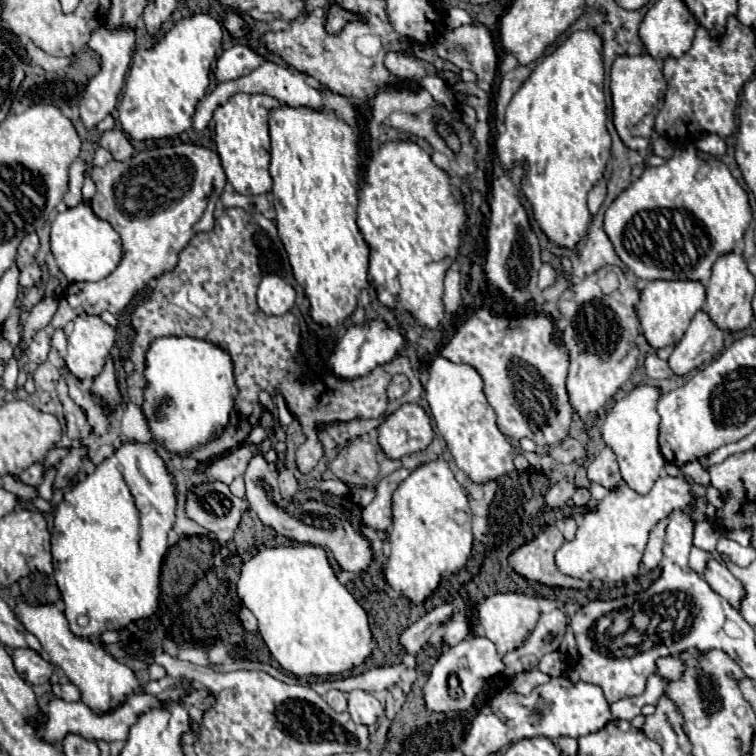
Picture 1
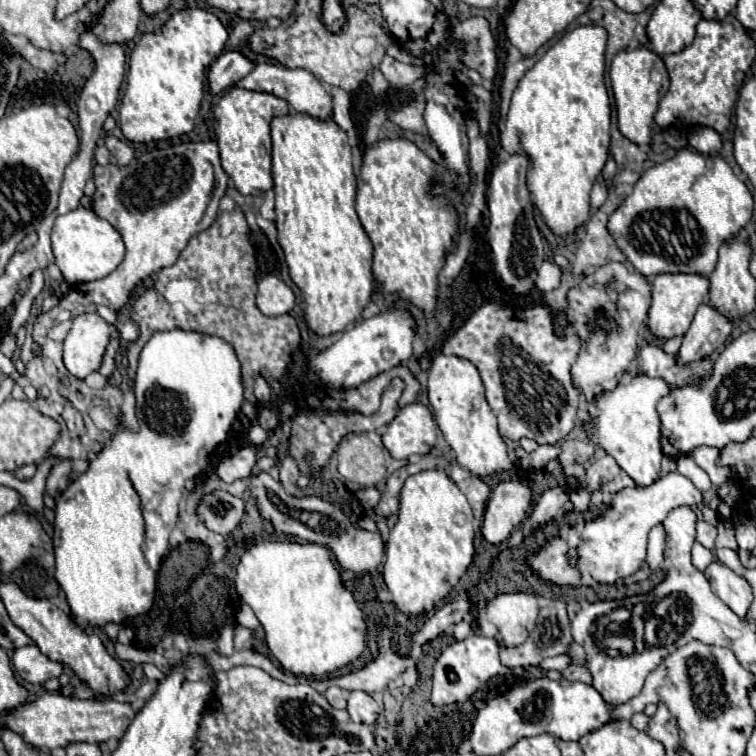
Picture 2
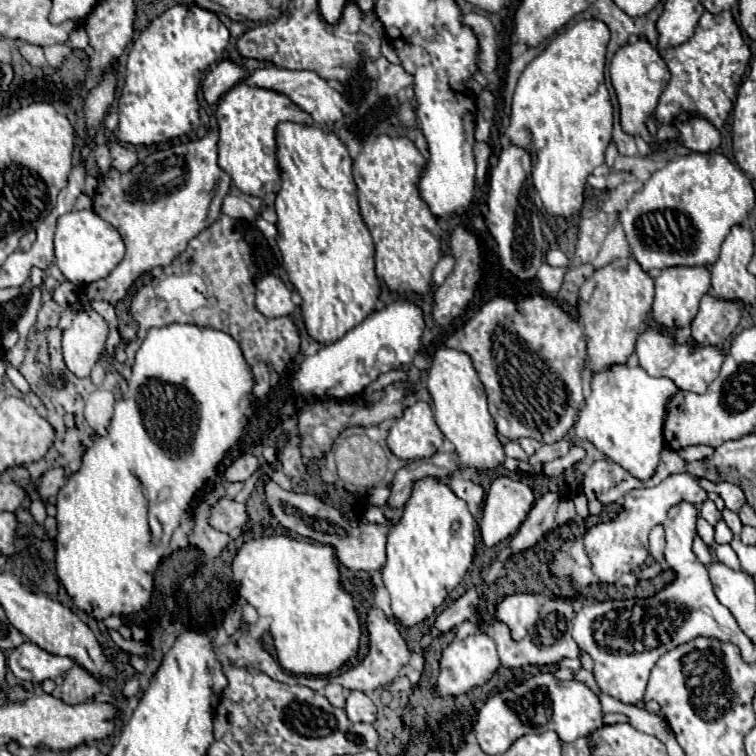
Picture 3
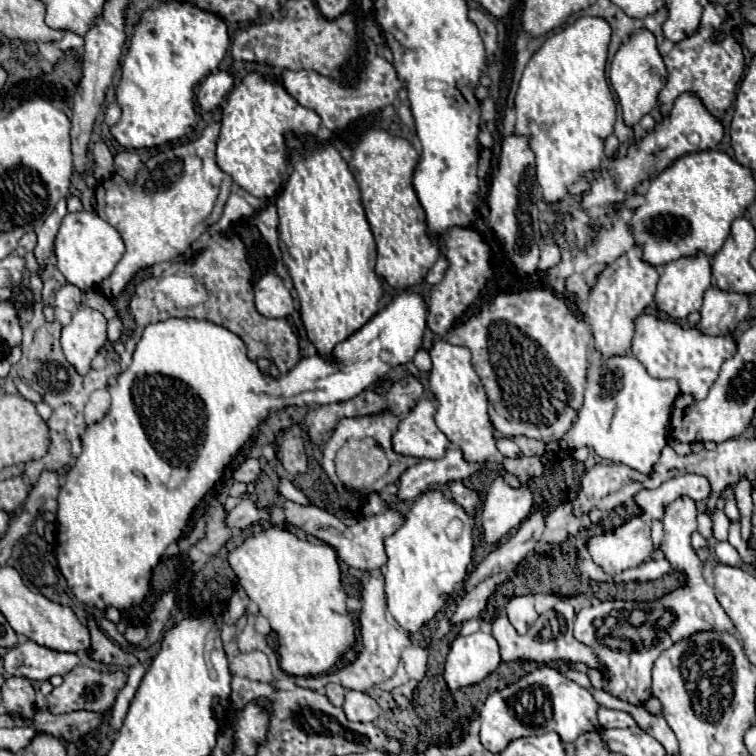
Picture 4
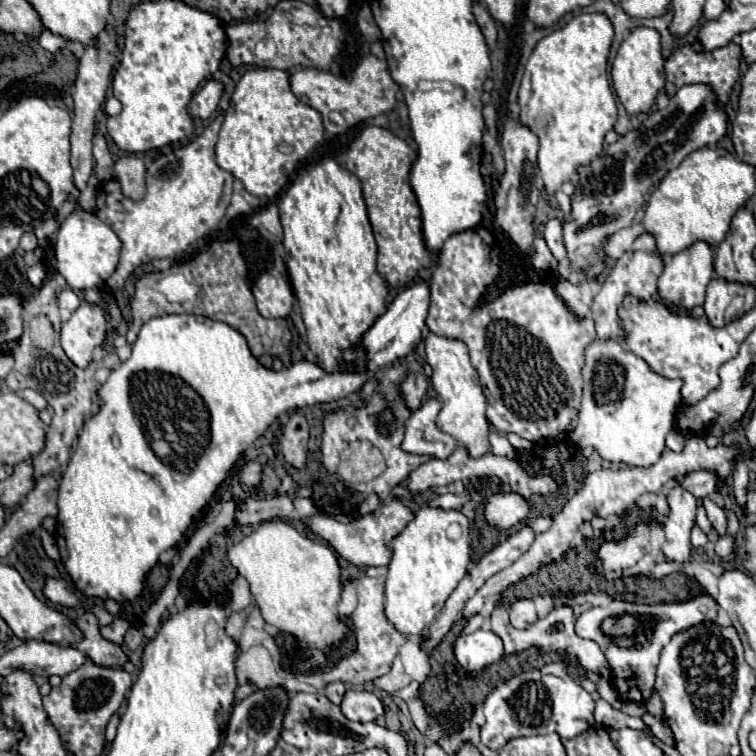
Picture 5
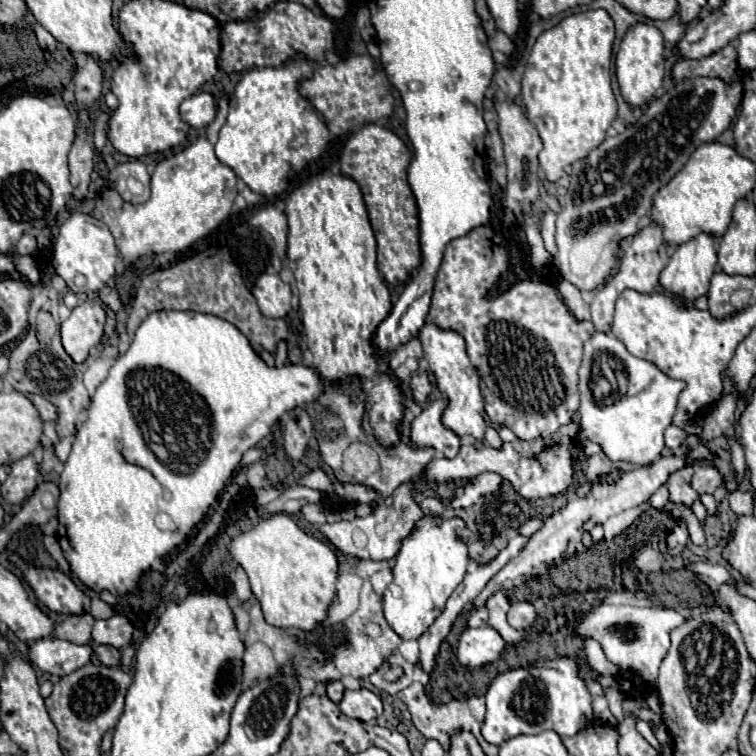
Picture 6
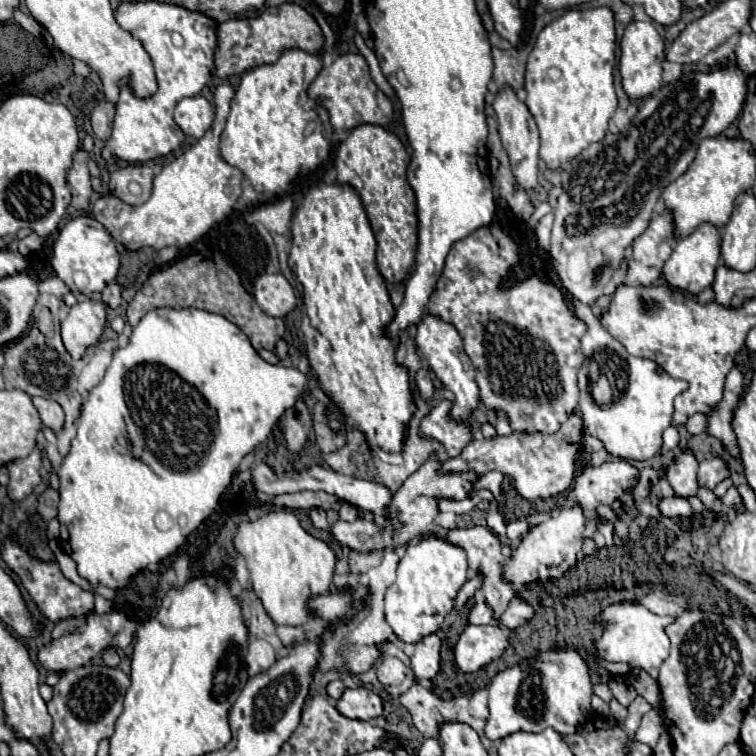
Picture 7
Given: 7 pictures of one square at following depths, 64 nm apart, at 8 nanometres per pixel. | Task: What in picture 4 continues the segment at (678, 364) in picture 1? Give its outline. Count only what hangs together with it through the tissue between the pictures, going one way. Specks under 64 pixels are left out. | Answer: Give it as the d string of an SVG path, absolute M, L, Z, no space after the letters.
M708 288L696 328L706 336L724 336L734 332L748 314L748 296Z

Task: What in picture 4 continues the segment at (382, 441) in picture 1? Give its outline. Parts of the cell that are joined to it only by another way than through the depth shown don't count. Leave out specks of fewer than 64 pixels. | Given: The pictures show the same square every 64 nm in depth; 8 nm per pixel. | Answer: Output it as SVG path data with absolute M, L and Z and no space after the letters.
M418 400L406 418L400 420L392 446L394 452L412 458L440 458L446 452L448 438L434 424L434 404L430 400Z

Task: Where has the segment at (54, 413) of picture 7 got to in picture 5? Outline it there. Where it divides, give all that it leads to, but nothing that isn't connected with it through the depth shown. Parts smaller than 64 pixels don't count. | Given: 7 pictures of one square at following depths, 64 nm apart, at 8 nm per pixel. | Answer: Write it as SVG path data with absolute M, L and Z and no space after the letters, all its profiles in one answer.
M26 388L24 392L22 392L22 398L24 400L28 400L34 408L38 408L38 410L42 410L42 408L48 408L48 404L46 404L46 400L42 398L42 394L38 394L36 390L30 390L30 388Z

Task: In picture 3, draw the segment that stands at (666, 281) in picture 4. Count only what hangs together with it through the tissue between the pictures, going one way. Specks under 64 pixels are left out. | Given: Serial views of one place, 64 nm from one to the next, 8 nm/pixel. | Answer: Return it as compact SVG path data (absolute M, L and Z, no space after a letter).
M666 268L658 274L658 278L654 278L654 284L656 294L652 304L652 318L668 332L676 332L692 322L702 296L710 292L710 272L708 268Z

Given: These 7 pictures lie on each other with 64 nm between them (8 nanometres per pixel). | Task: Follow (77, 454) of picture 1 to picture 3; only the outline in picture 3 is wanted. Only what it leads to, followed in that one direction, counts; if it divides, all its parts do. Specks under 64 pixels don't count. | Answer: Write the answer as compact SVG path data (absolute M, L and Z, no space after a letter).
M52 468L42 474L42 484L40 484L40 496L44 502L56 502L56 496L60 488L64 486L64 468Z

